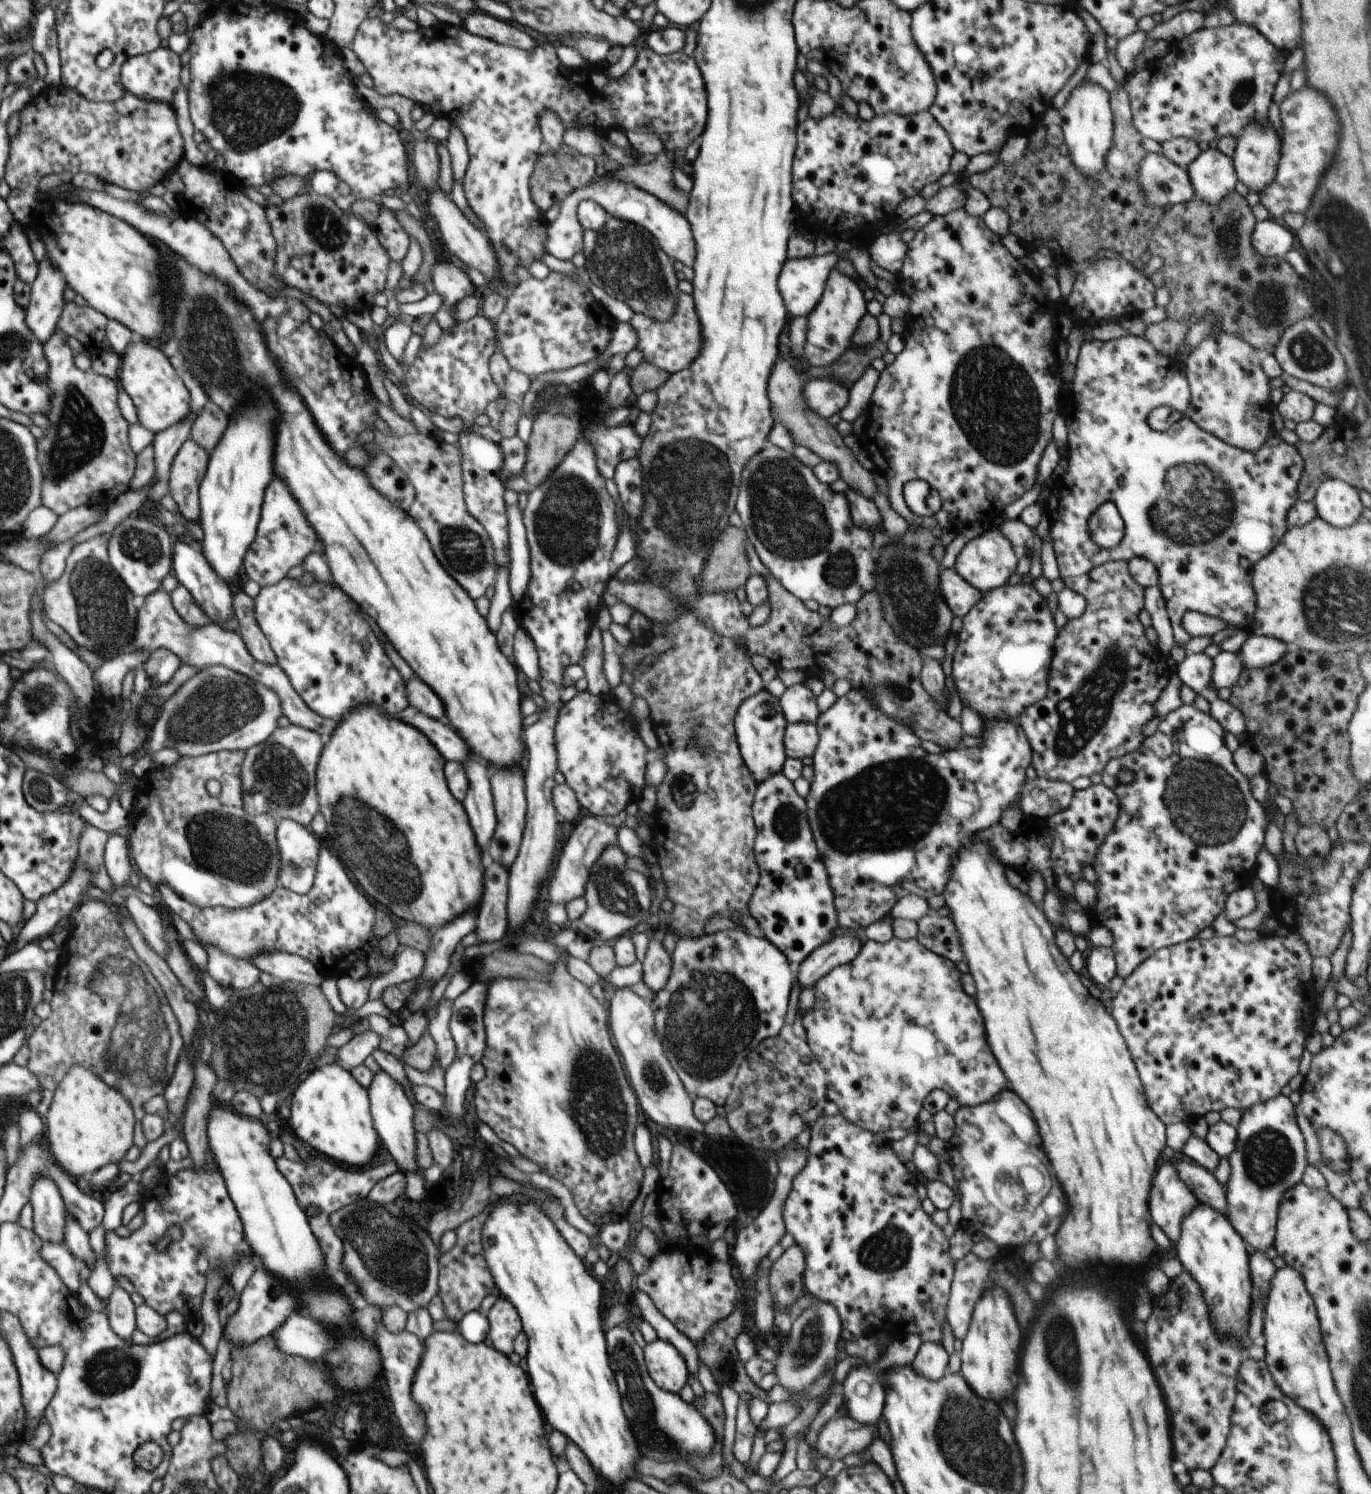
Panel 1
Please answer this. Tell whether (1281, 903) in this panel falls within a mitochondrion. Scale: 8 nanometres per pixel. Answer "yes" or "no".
no

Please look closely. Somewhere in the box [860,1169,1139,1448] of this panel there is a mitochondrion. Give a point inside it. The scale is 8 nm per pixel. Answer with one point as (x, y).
(1063, 1351)

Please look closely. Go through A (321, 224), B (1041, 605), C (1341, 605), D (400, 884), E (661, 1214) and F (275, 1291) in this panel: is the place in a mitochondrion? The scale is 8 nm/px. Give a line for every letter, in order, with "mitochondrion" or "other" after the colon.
A: mitochondrion
B: other
C: mitochondrion
D: mitochondrion
E: other
F: mitochondrion

